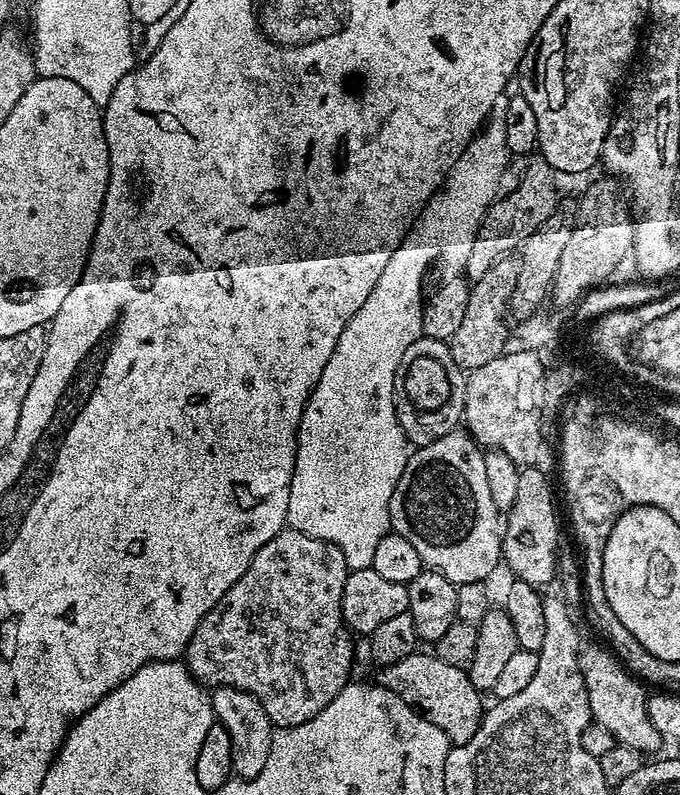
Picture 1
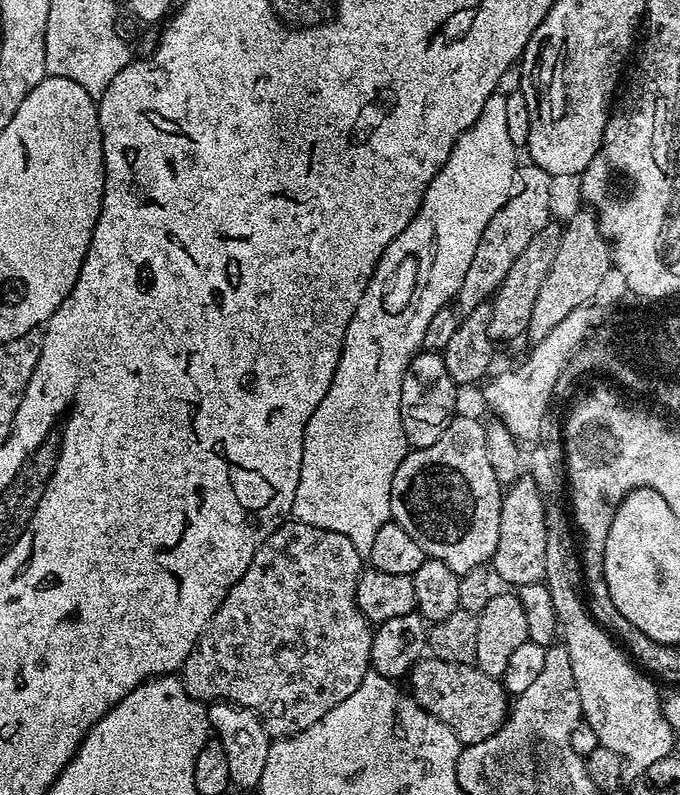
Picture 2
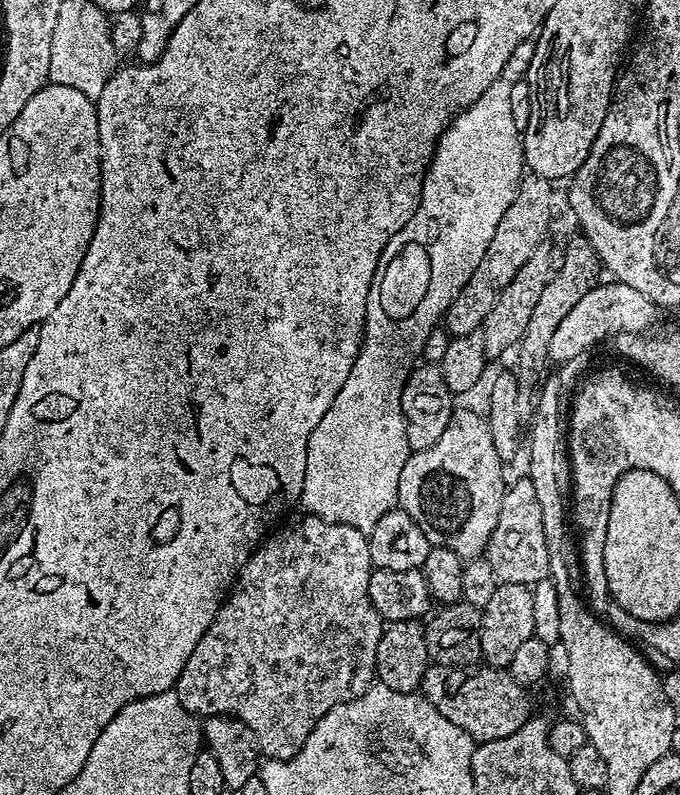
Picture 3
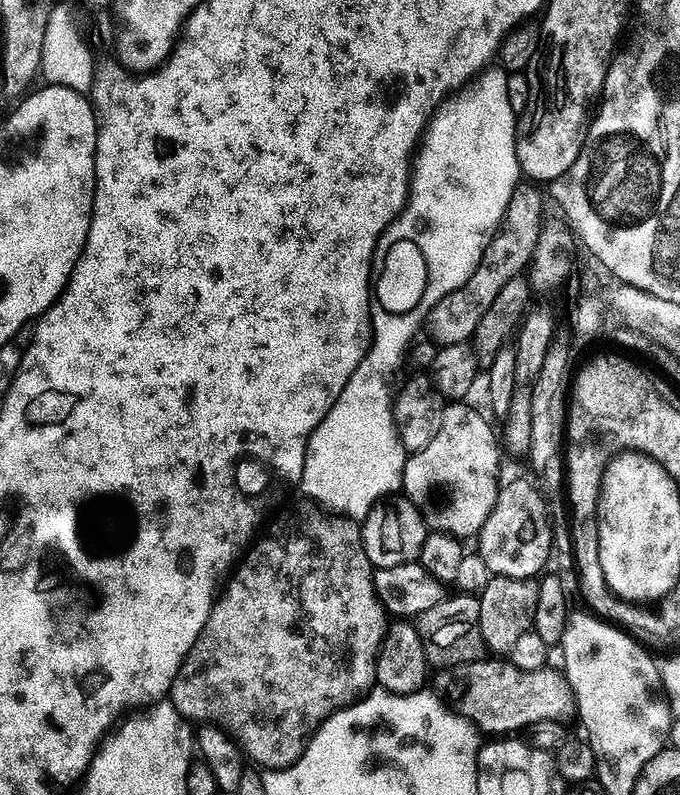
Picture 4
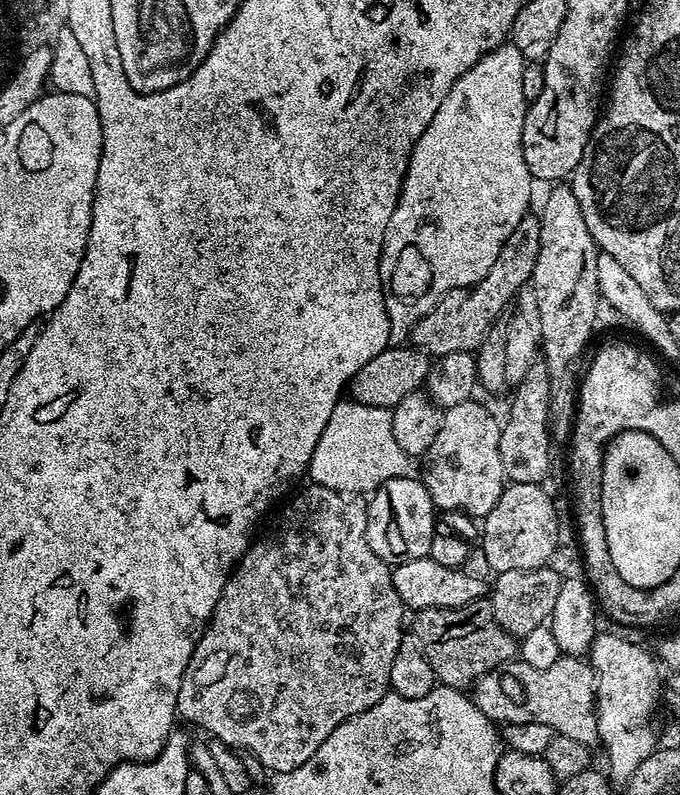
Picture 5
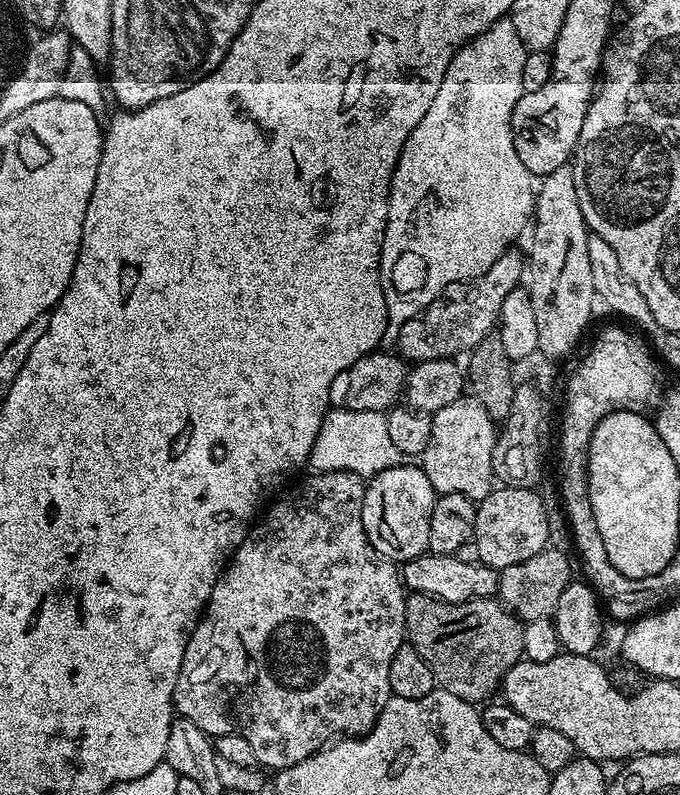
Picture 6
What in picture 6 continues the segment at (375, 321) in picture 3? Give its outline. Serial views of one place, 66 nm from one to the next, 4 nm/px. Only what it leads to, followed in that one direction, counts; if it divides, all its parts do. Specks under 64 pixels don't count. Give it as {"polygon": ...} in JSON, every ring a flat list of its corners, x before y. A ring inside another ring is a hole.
{"polygon":[[508,18,497,20,481,36,476,36,468,41,463,48,457,50,450,62,450,66,442,78,442,86,438,86,438,94,434,94,434,102,430,102,430,110,426,110,422,122,418,122,418,126,414,126,410,138,406,138,406,142,402,146,396,169,392,175,392,185,388,191,388,224,384,227,384,243,380,245,380,282,388,290,396,287,397,292,397,296,394,296,394,294,386,295,388,319,393,325,404,324,411,316,417,316,419,312,429,308,432,305,432,301,440,297,442,290,446,290,446,286,461,284,464,280,473,280,479,276,484,276,486,270,490,270,490,266,494,266,494,262,498,262,498,258,504,252,509,251,511,244,508,243,524,227,527,229,530,221,533,219,536,207,534,177,530,170,526,170,526,166,522,166,522,162,518,158,518,150,514,146,514,138,512,137,512,111,526,91,524,67,526,66,528,54,528,48,525,47,522,38,518,36,518,30,515,29,511,19],[404,252,417,256,424,263,424,268,396,268,399,266],[345,406,329,411,318,430,318,438,308,455,307,467,316,472,353,472,361,478,371,478,382,470,401,463,400,451,390,442,384,412,352,412]]}

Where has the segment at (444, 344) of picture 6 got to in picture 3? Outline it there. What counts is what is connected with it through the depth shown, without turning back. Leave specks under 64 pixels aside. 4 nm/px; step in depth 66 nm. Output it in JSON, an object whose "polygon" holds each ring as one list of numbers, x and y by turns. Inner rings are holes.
{"polygon":[[525,175,521,179,514,202,502,214,502,222,498,222,498,230,494,230,492,247,478,262,474,274,470,274,470,282,448,304,443,312,442,324,449,337,471,336,481,331,481,324,486,314,490,314,490,306,498,298,498,294,516,277,518,270,526,266,526,262,537,255,540,243,548,232,548,223,552,220,552,188,546,178]]}

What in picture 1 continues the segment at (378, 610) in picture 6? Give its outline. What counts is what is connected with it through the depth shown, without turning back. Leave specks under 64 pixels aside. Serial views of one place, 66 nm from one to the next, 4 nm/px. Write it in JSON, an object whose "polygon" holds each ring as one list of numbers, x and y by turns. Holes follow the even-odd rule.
{"polygon":[[285,527,283,532,270,538,270,542,266,542,266,546,262,546,262,550,258,550,258,554,254,554,246,574,242,574,242,578,238,578,238,582,234,582,234,586,230,586,230,590,226,590,226,594,213,606,210,614,206,614,206,618,202,618,198,630,194,630,194,638,189,642,186,653,186,663,192,677,205,686,230,686,254,694,254,698,258,698,258,702,262,702,262,710,266,710,270,722,276,728,296,728,302,722,314,718,314,714,318,714,318,710,322,710,327,704,334,702,336,695,350,683,351,676,348,675,352,672,352,639,354,636,348,625,345,624,342,614,342,596,346,590,346,578,349,571,346,554,342,554,342,550,338,546,334,546,334,542,326,542,322,538,314,538,310,534,302,534,298,530]]}

